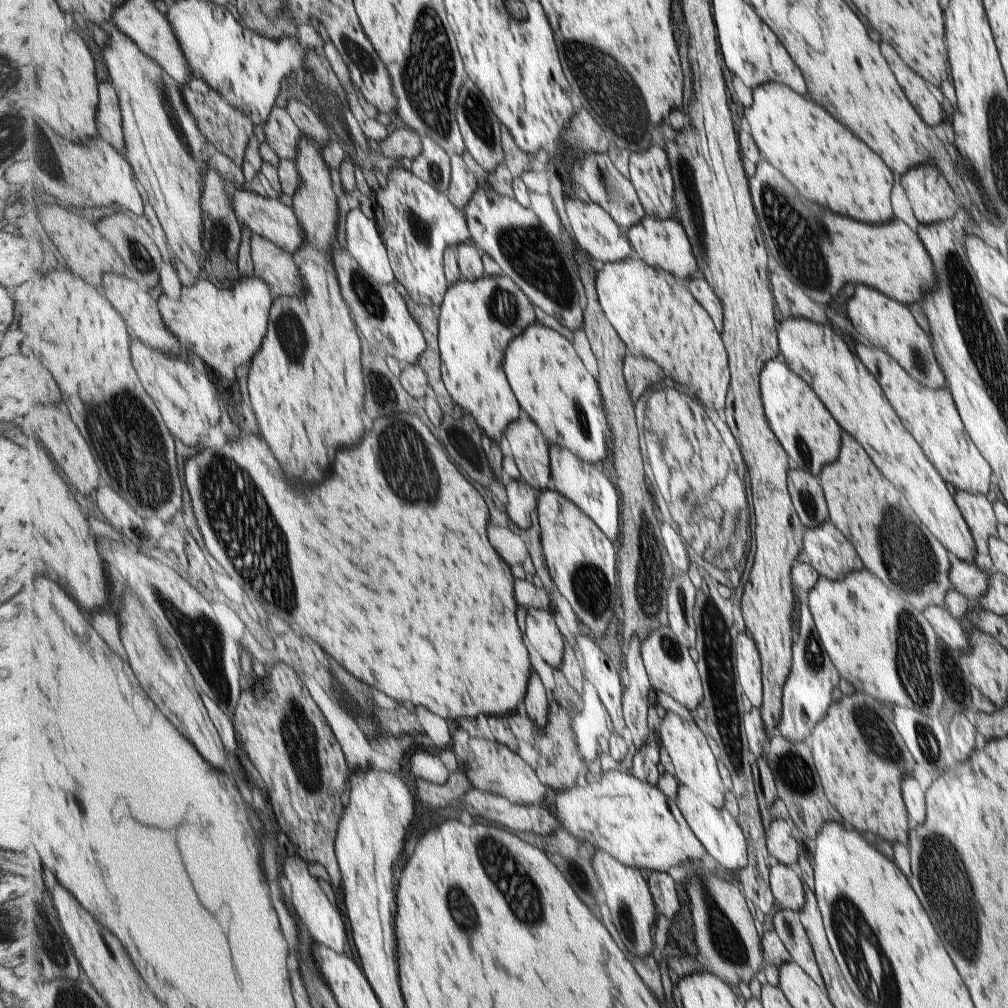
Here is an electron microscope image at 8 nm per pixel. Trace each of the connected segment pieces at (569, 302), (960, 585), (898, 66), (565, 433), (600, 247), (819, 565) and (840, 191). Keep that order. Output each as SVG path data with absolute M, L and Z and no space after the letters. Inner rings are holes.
M488 185L485 189L479 186L467 204L466 214L473 244L493 259L502 273L517 282L533 305L571 331L584 325L581 292L586 293L586 288L579 267L561 250L533 210L522 206L515 197L499 197Z
M947 553L946 557L950 563L948 571L948 583L953 590L959 590L965 594L965 598L980 599L989 584L991 572L979 570L975 564L959 561L953 554Z
M881 42L879 50L881 50L881 56L885 58L889 70L893 72L897 85L901 86L906 100L909 100L909 105L913 106L913 110L927 126L937 130L943 118L940 102L935 100L925 82L899 59L895 50L887 42Z
M531 324L521 336L513 338L512 343L509 344L508 351L505 352L504 370L513 392L520 401L520 406L540 426L550 446L563 446L579 456L581 460L587 460L591 464L604 463L612 457L613 432L607 420L608 410L603 408L604 397L601 388L585 368L573 344L565 336L543 324Z
M566 196L565 211L572 227L573 240L579 244L593 259L605 262L621 262L636 257L635 250L629 241L628 231L617 224L617 220L601 204L583 202L573 196Z
M829 520L817 528L805 528L801 550L817 575L828 580L841 580L849 572L864 568L850 543Z
M776 81L761 84L753 92L753 103L744 108L743 116L760 155L784 177L789 176L789 182L805 200L864 224L889 221L893 173L877 154L808 95L800 96Z

